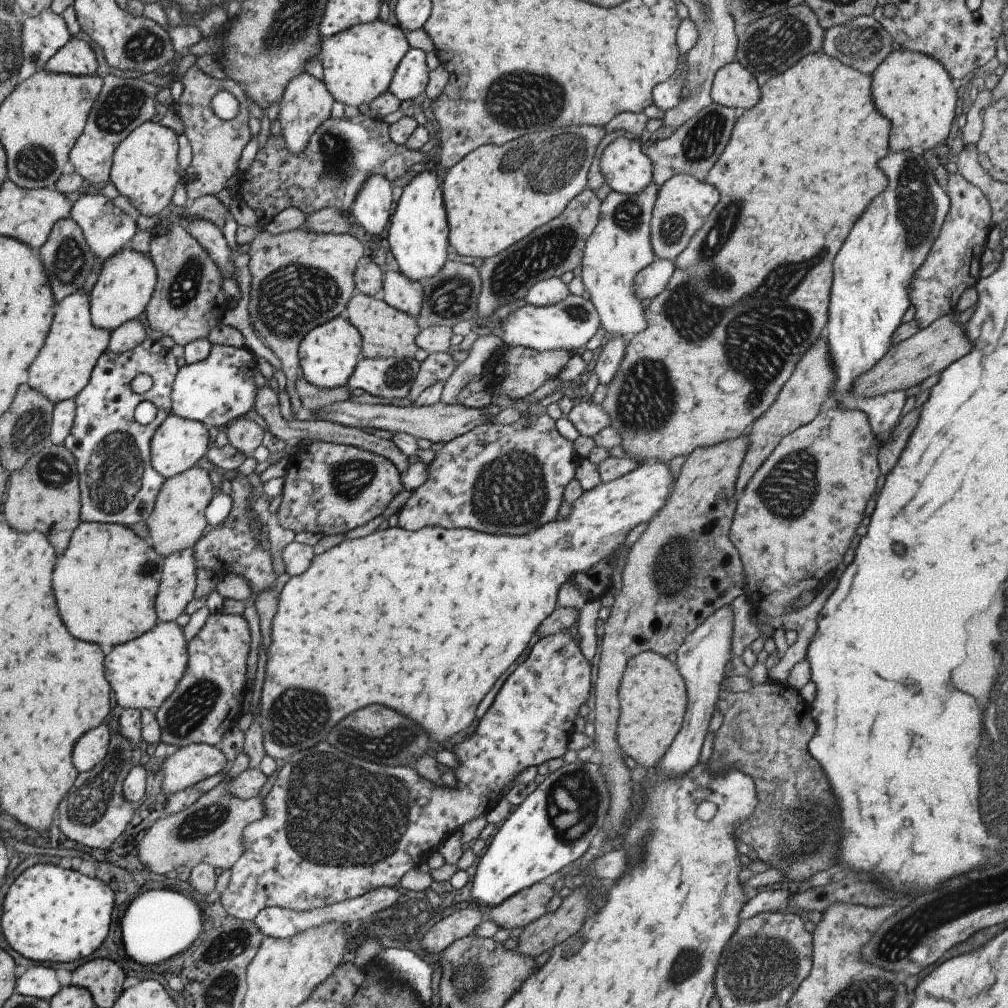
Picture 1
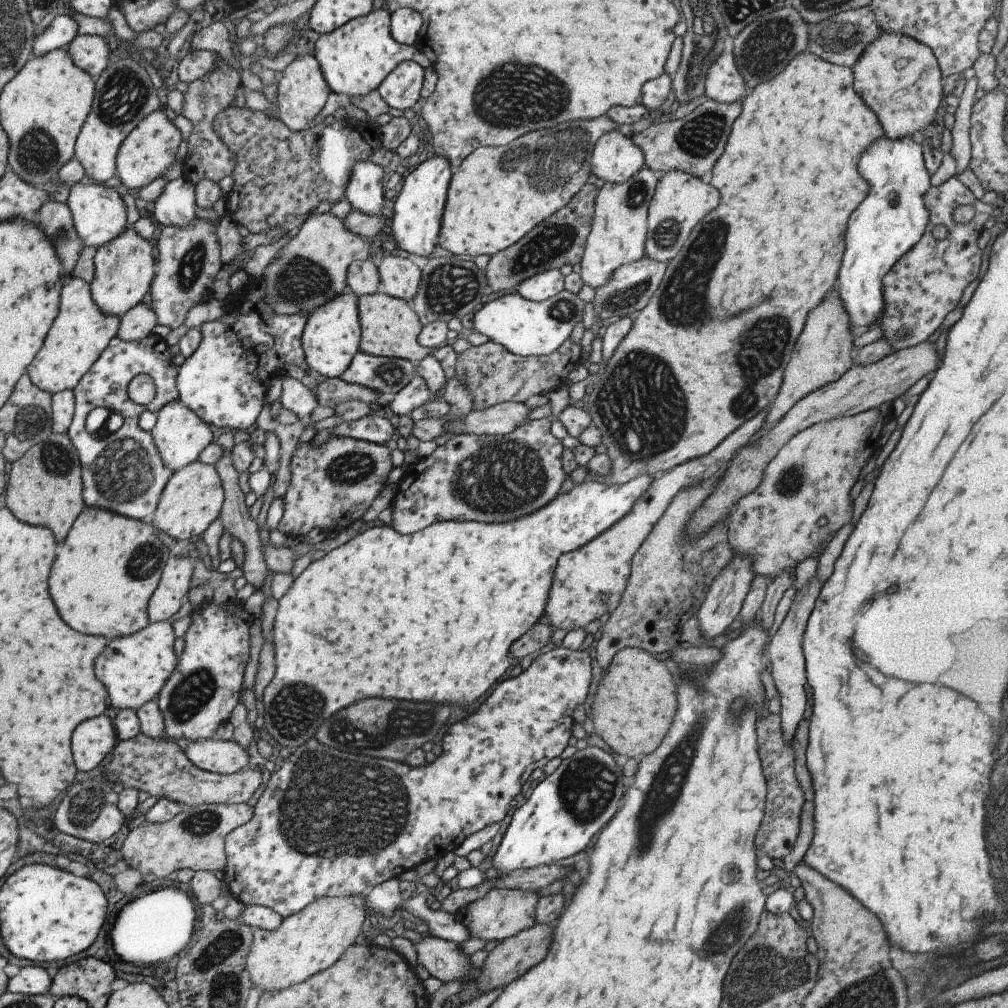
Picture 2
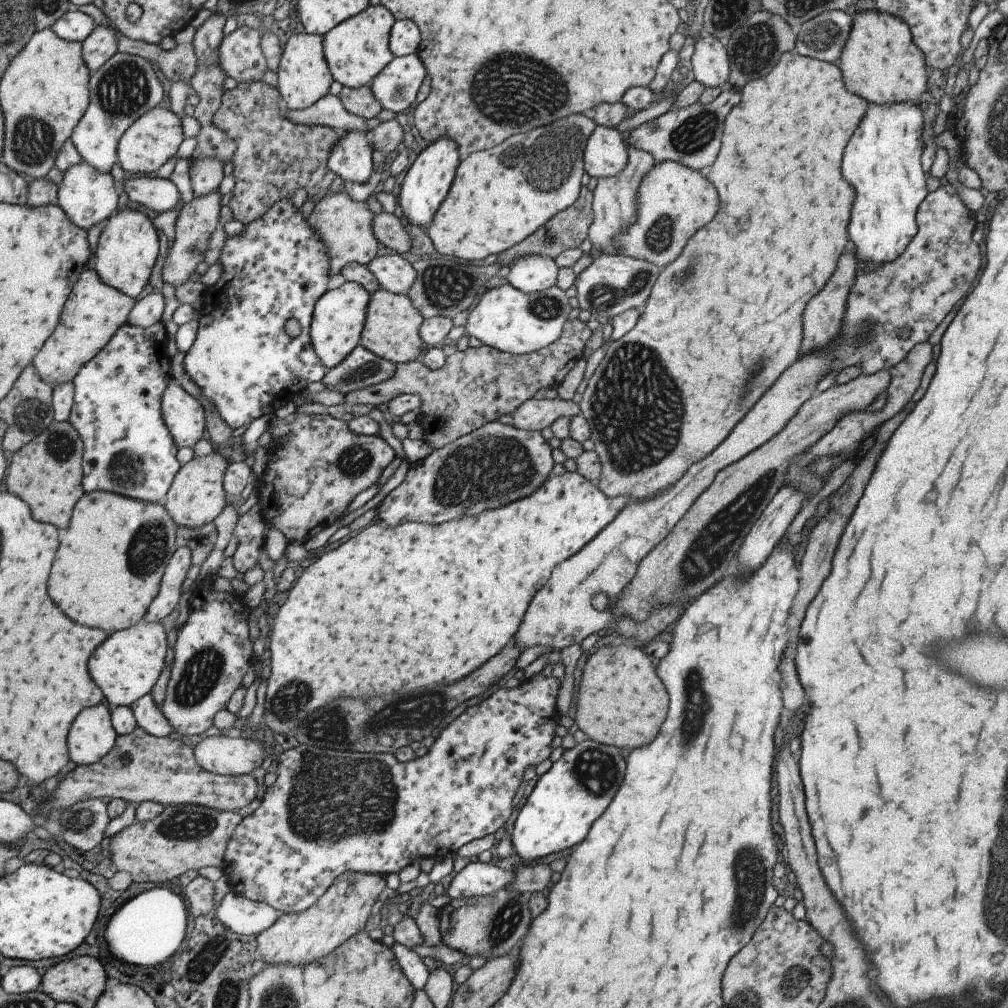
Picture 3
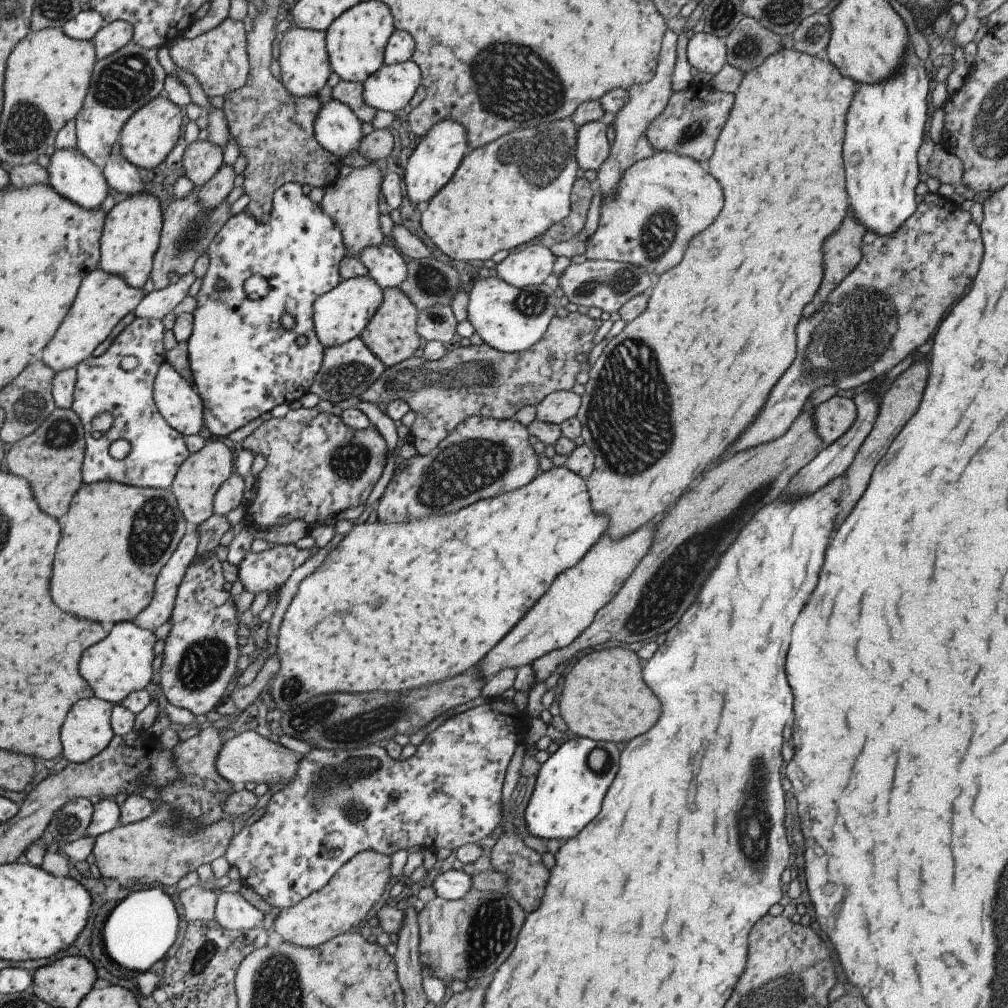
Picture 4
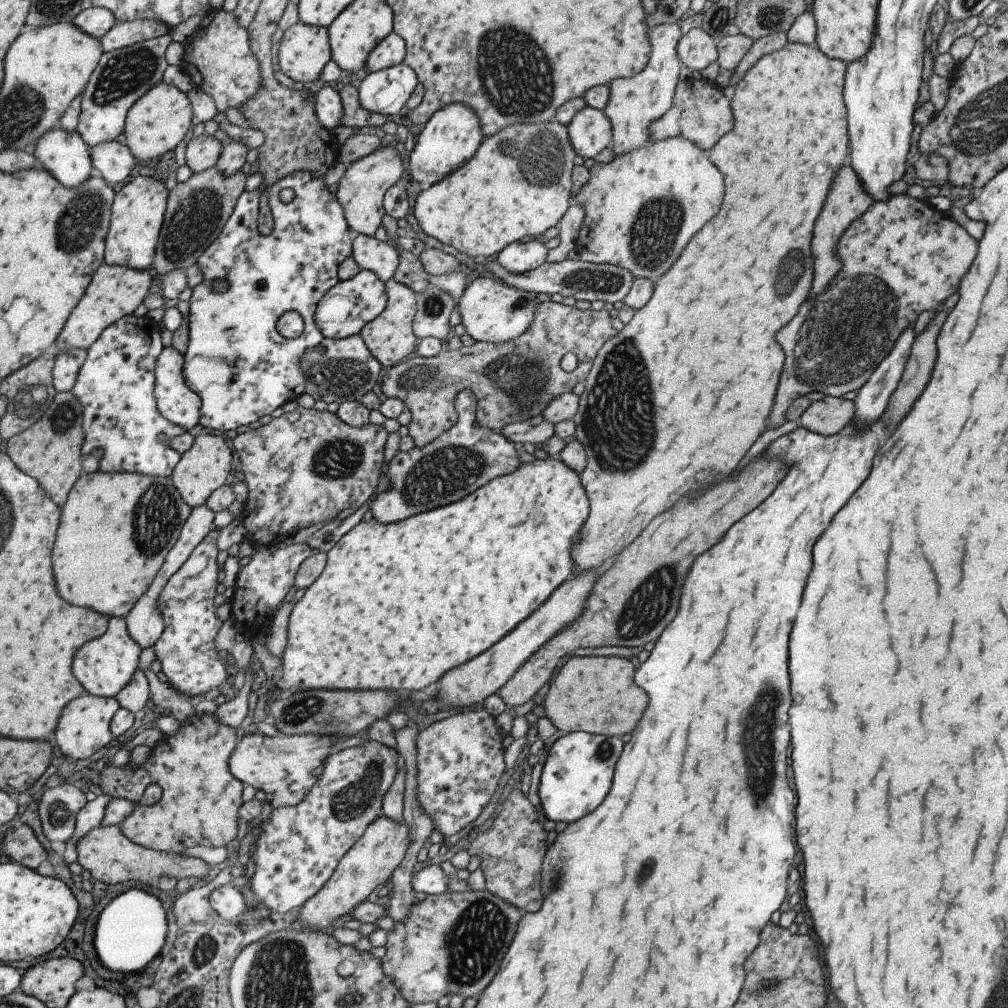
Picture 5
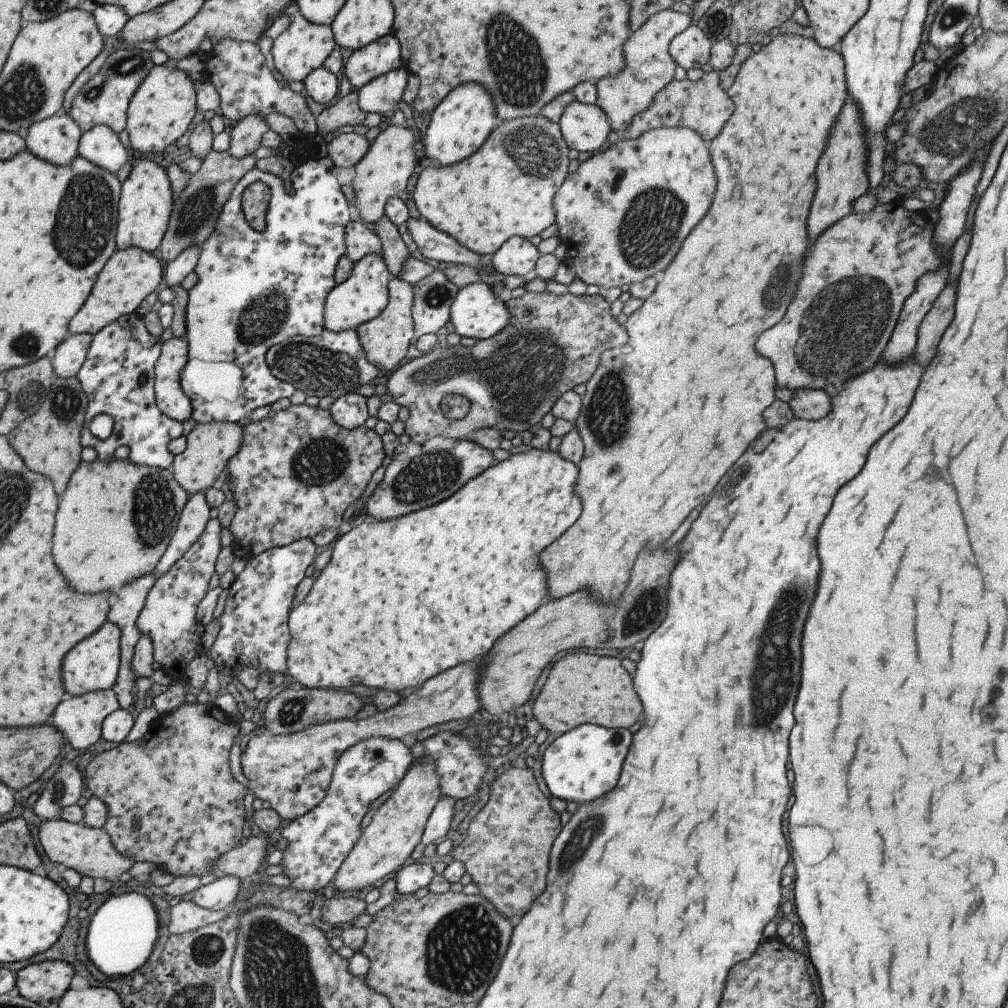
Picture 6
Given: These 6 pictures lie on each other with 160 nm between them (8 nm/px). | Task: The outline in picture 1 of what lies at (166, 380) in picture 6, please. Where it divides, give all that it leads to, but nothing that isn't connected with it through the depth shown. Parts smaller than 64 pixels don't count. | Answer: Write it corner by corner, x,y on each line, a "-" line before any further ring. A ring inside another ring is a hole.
169,413
154,430
150,442
151,466
164,478
169,478
191,468
204,458
208,451
207,427
199,421
186,419

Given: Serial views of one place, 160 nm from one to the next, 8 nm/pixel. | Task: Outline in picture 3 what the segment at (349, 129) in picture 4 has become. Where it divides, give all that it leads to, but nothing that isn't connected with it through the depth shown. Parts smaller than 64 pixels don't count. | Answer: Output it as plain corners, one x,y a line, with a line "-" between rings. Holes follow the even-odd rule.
348,130
332,144
327,166
341,180
364,184
371,174
372,149
363,131

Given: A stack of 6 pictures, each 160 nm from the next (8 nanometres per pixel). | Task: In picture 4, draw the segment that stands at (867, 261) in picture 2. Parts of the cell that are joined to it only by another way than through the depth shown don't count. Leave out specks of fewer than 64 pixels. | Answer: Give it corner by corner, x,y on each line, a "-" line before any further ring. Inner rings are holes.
913,47
904,50
900,65
886,78
874,83
857,83
853,98
845,116
845,138
843,138
843,170
845,170
845,188
851,204
851,212
866,228
866,231
888,235
915,210
915,185
919,182
918,162
915,153
923,140
923,128
927,120
927,94
929,82
924,66
917,58

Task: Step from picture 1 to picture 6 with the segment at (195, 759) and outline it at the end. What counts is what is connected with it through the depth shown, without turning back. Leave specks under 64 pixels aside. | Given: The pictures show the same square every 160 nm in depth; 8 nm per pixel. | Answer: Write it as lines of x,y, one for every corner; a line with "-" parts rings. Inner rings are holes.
482,658
471,661
471,664
459,664
429,678
421,688
401,697
392,707
377,710
369,716
319,723
288,735
274,735
267,731
252,733
244,745
244,752
240,754
241,770
247,779
248,790
262,801
267,800
270,808
283,820
293,820
309,812
325,796
336,760
346,748
371,737
407,739
422,728
467,718
477,711
480,703
476,682
-
275,764
279,776
271,770
-
275,780
279,780
277,786

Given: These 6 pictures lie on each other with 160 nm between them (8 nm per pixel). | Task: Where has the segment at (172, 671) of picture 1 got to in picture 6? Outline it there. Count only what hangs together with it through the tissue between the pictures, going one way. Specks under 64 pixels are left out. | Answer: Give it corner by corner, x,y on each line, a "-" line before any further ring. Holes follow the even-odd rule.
105,620
94,633
91,633
91,636
77,642
75,648
71,648
61,662
61,684
65,692
77,696
112,688
118,675
119,639
119,629
112,622

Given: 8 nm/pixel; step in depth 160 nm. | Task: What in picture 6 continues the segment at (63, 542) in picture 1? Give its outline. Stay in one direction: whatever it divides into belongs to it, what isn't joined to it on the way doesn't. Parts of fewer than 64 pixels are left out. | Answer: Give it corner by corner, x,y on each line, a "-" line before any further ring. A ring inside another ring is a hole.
54,376
49,392
45,394
40,407
28,418
6,434
11,448
21,456
23,464
43,476
46,476
55,488
63,492
71,472
79,464
81,454
80,432
84,425
87,397
76,376
61,378

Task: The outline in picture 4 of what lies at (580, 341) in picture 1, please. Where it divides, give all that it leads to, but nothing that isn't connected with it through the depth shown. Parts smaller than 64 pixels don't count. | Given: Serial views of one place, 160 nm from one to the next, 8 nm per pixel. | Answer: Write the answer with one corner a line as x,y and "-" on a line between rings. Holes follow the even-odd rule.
498,277
477,280
468,294
466,320
489,348
507,353
523,352
545,334
545,328
555,316
559,305
553,291
550,282
515,288

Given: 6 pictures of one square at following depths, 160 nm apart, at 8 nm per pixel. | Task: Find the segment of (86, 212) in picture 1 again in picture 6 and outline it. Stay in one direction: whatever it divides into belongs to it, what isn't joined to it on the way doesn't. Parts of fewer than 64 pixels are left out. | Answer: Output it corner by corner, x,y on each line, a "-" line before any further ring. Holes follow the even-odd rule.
62,112
30,124
23,140
33,156
56,165
66,165
78,155
81,133
75,121

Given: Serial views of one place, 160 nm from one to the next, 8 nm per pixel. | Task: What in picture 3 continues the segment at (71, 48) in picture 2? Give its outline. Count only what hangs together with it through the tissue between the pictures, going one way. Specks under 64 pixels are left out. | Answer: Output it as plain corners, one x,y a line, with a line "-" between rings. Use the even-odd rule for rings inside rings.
95,25
80,42
81,56
89,72
99,68
112,54
115,54
117,39
109,25

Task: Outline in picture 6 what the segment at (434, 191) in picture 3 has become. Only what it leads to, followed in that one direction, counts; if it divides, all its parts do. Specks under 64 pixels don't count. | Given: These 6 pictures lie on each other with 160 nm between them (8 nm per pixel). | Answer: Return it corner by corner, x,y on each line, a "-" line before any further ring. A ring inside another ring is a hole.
461,83
452,88
428,118
421,157
437,160
435,165
455,164
471,156
498,123
490,92
479,83

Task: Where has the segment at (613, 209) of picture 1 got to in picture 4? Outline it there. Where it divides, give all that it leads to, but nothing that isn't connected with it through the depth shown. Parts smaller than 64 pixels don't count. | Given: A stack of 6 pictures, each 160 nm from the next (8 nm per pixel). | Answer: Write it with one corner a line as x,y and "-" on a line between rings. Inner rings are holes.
666,30
661,40
660,52
657,60
657,66
655,68
655,74
653,78
643,84
633,84
631,88
627,88
627,104
623,104
613,116
613,132
615,133
615,140
610,147
610,153
605,162
599,166
597,176
595,177
599,184
600,202
603,202
617,186
619,178
623,176
623,172
627,168
631,167
631,164
639,162
639,160
645,160
649,156
653,156
654,149
645,140
645,130
647,130
647,124
663,112
663,108
667,106
671,94
671,74
673,74
673,68
676,62
676,46
677,38
675,32

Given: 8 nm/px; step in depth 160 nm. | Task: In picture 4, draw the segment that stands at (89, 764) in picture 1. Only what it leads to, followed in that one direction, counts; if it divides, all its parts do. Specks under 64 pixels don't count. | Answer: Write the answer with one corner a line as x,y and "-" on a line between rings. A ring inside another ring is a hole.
91,696
87,700
79,700
71,706
67,712
67,718
61,726
61,748
63,757
69,763
83,763
100,754
113,739
113,732
110,726
110,715
112,705
105,700

